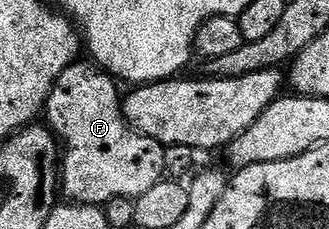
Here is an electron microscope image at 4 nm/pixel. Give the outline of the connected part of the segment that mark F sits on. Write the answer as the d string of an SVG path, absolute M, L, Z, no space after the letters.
M74 63L59 75L55 87L49 93L43 114L48 128L53 130L58 142L63 143L63 156L59 161L59 185L70 202L79 205L105 206L111 199L120 197L136 198L143 195L143 191L151 191L155 183L165 177L163 155L165 146L155 139L137 133L129 126L125 119L125 110L120 96L113 93L77 93L77 85L105 85L111 81L110 74L104 69L92 64Z

